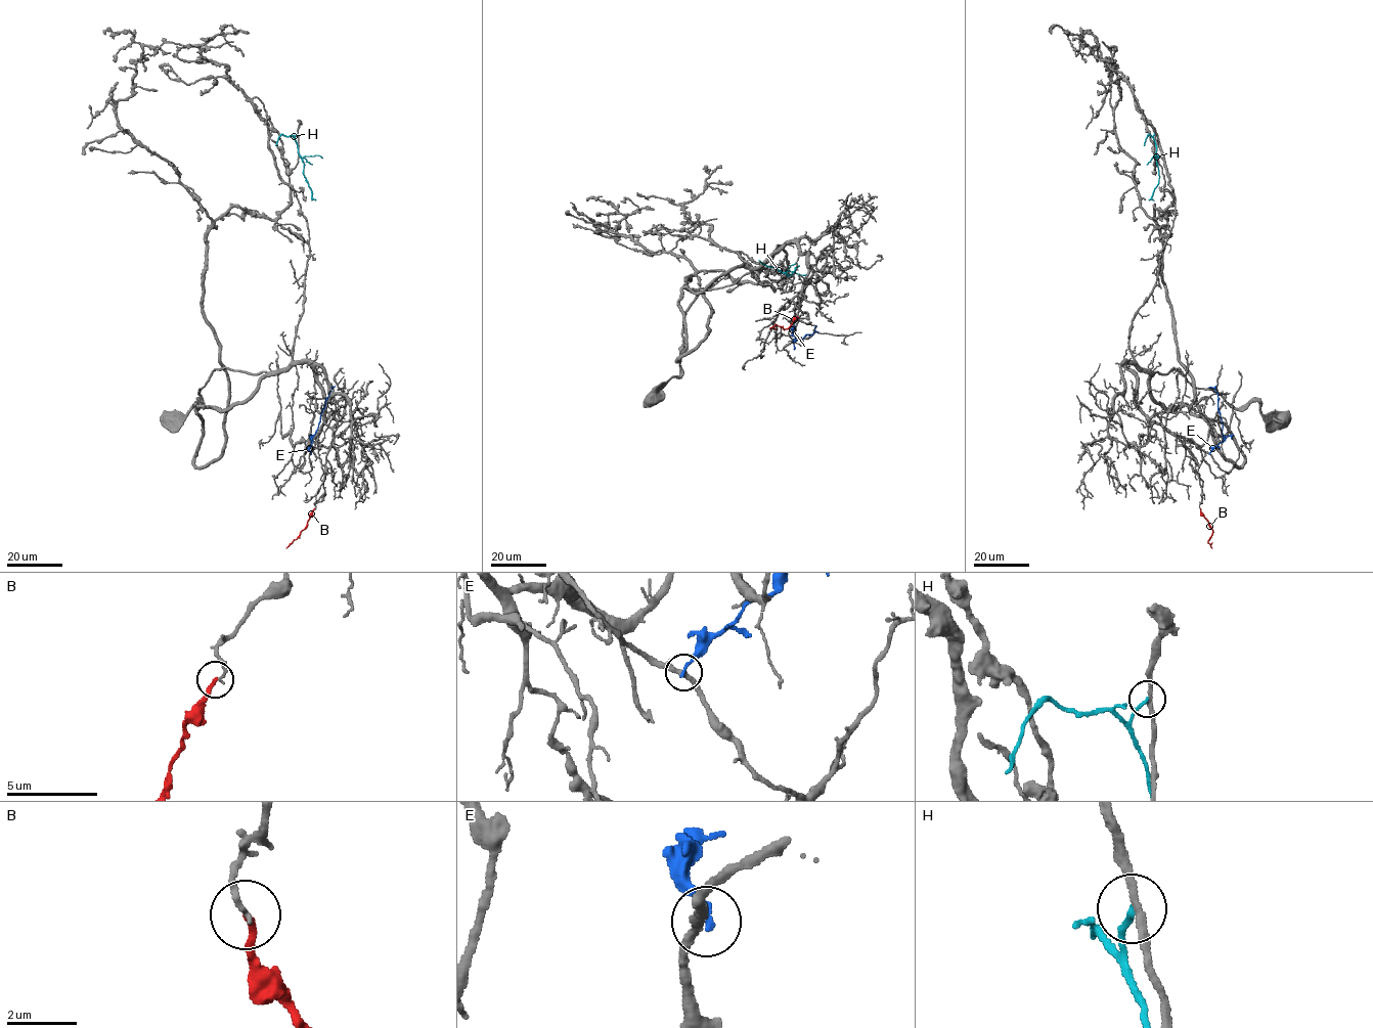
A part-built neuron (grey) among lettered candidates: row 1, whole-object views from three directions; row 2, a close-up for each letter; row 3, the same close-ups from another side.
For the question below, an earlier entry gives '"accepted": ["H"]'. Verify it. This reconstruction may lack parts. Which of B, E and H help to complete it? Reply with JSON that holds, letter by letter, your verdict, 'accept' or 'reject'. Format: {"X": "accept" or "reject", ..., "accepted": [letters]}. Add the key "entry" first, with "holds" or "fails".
{"entry": "fails", "B": "reject", "E": "reject", "H": "reject", "accepted": []}

